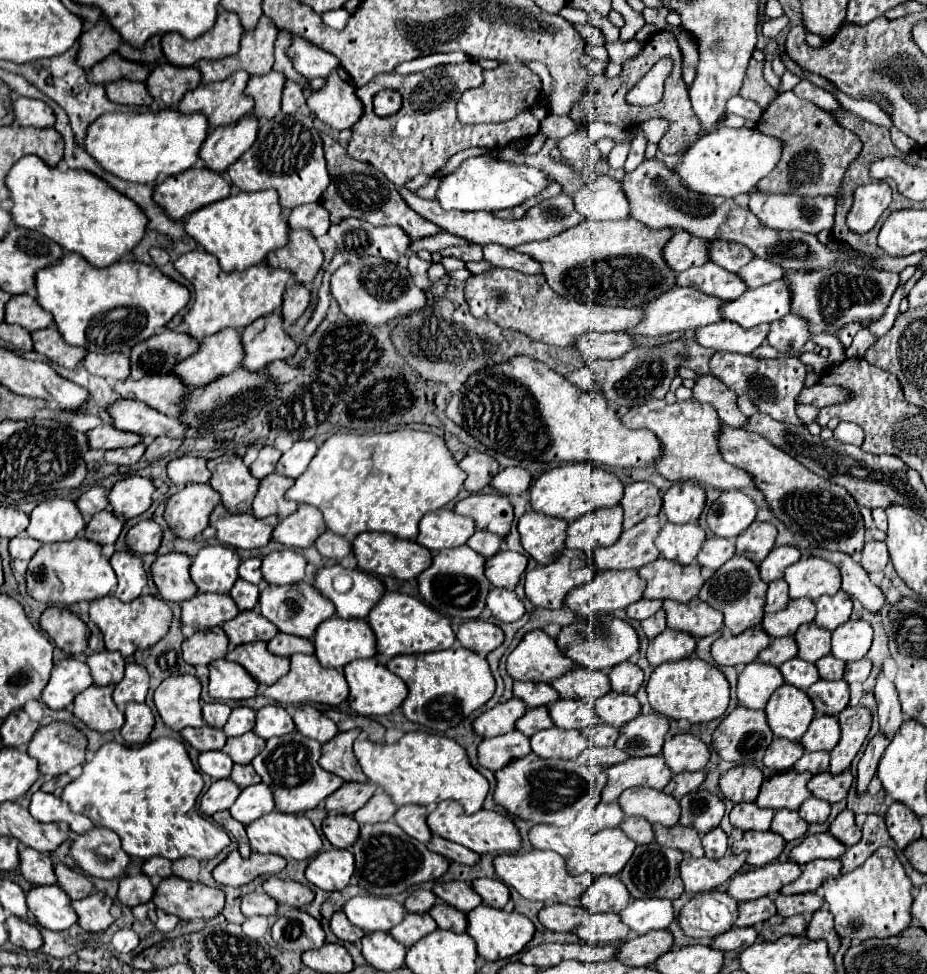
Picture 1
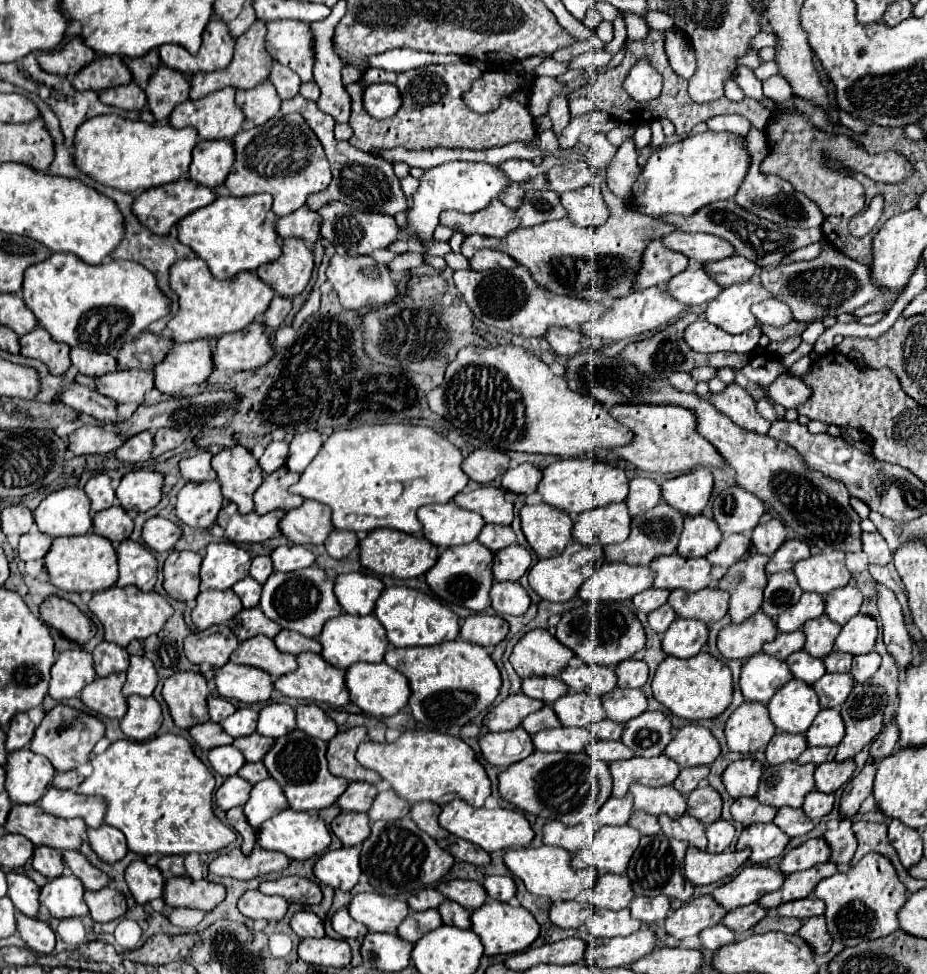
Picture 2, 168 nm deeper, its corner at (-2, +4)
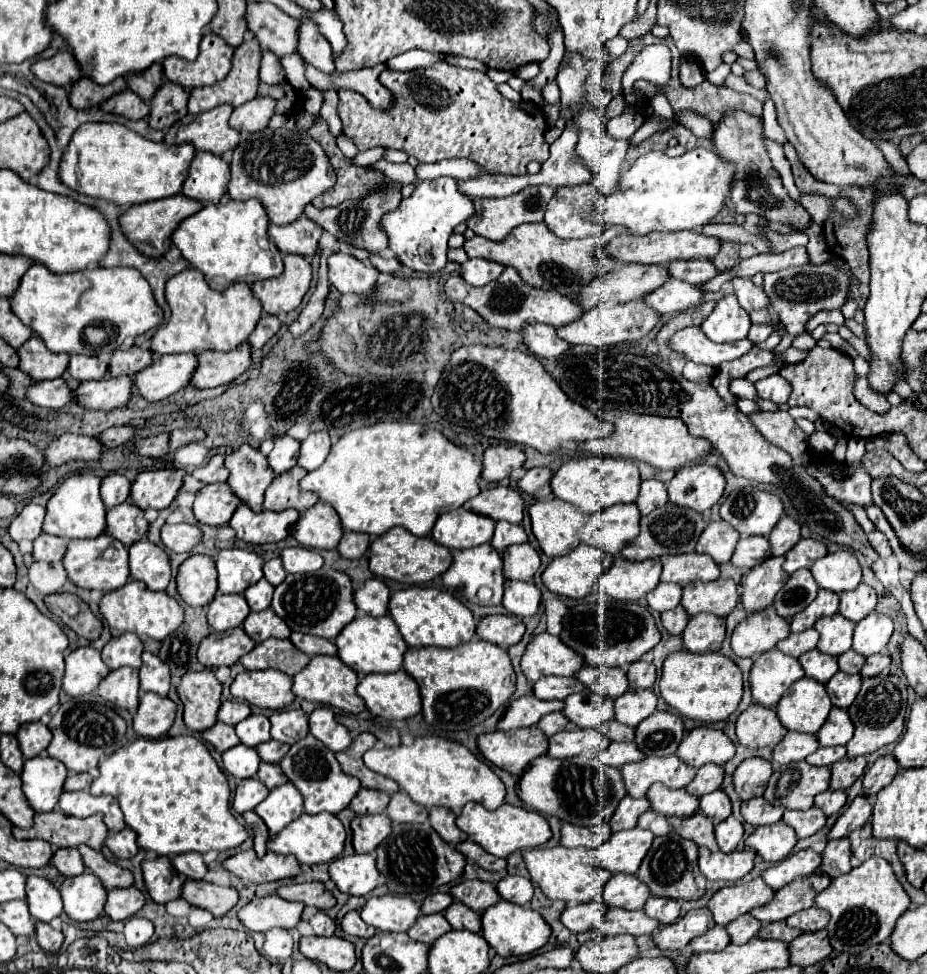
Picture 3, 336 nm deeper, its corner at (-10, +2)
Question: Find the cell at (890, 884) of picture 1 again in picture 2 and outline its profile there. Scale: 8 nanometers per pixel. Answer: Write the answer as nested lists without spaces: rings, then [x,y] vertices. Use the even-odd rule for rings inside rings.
[[[866,854],[858,864],[848,866],[844,872],[836,872],[818,882],[814,896],[826,902],[826,922],[832,938],[840,938],[846,946],[856,946],[862,940],[874,940],[888,936],[898,928],[898,912],[906,904],[908,890],[898,880],[896,868],[886,856]]]

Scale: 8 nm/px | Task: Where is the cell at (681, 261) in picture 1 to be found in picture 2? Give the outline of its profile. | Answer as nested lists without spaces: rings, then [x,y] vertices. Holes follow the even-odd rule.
[[[652,240],[652,244],[646,246],[642,268],[636,276],[636,288],[648,288],[656,286],[660,282],[668,282],[678,272],[684,272],[688,268],[690,260],[682,256],[682,252],[670,252],[662,240]]]

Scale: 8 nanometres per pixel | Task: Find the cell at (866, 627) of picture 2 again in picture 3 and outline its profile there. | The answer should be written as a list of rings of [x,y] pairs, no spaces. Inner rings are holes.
[[[872,612],[856,624],[852,648],[864,656],[882,652],[892,636],[892,630],[894,630],[894,624],[892,624],[890,616]]]

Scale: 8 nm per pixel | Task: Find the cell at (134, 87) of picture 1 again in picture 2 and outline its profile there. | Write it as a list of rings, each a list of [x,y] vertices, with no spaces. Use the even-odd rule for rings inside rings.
[[[126,84],[118,88],[106,88],[100,92],[100,100],[110,106],[118,106],[124,110],[142,110],[146,106],[146,94],[138,84]]]

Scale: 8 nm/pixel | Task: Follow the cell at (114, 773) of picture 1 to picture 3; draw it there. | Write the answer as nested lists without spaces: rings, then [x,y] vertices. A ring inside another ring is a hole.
[[[166,736],[166,738],[136,738],[132,744],[116,750],[100,764],[100,776],[92,782],[94,796],[110,794],[120,802],[126,824],[138,834],[138,846],[152,850],[158,856],[230,850],[240,846],[248,834],[230,812],[230,786],[206,746],[194,736]]]

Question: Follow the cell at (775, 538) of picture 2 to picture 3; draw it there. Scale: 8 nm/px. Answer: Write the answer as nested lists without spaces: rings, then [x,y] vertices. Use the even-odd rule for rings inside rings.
[[[782,516],[778,526],[774,526],[768,540],[772,546],[772,554],[784,556],[800,540],[800,524],[790,516]]]

